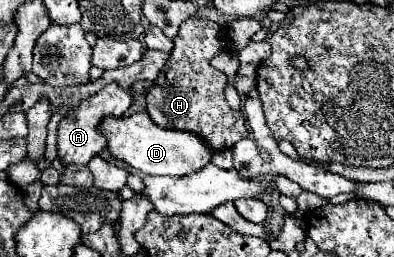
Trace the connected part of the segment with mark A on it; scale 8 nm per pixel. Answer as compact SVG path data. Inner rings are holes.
M115 84L105 86L95 96L83 100L57 126L57 158L63 164L85 166L93 156L97 156L107 146L107 140L103 138L103 134L99 134L99 122L101 122L101 118L103 116L123 116L125 110L131 106L131 102L133 102L131 90L119 90L119 86L115 86Z

